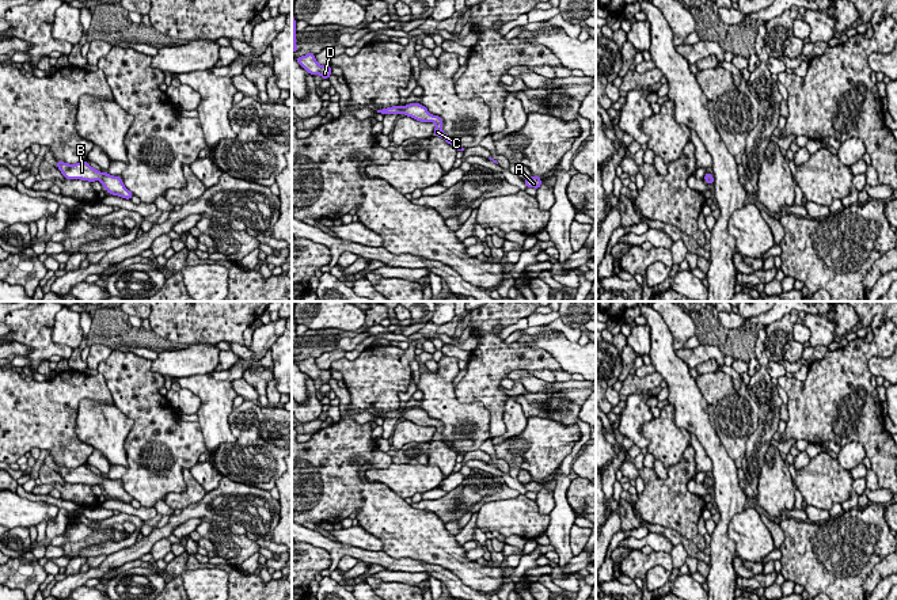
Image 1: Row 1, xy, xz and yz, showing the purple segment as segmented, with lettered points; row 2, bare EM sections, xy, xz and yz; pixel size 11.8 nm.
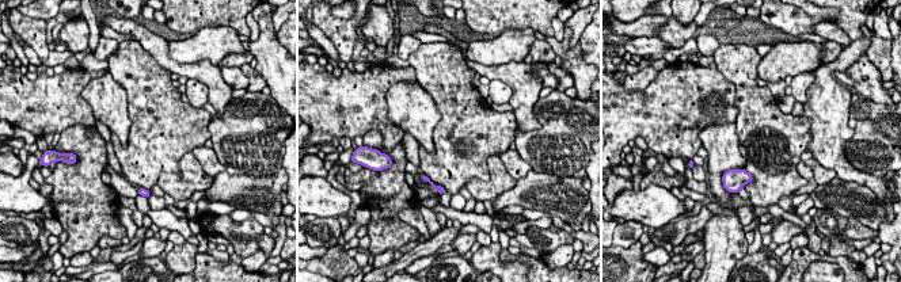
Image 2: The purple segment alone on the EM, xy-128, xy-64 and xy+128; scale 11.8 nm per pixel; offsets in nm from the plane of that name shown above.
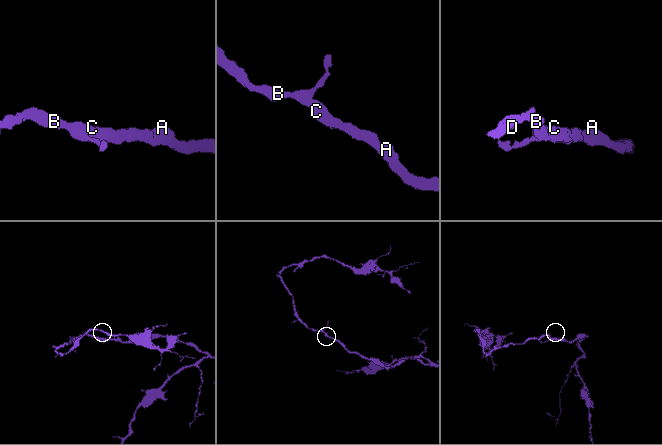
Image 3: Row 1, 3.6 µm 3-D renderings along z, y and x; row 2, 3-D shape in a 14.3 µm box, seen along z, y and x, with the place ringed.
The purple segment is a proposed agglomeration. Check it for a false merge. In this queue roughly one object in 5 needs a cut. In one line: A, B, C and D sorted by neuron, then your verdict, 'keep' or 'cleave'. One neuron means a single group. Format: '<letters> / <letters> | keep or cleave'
A B C D | keep

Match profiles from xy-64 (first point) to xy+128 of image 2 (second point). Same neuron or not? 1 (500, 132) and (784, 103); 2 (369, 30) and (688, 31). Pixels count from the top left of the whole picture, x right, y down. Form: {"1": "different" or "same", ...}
{"1": "different", "2": "different"}

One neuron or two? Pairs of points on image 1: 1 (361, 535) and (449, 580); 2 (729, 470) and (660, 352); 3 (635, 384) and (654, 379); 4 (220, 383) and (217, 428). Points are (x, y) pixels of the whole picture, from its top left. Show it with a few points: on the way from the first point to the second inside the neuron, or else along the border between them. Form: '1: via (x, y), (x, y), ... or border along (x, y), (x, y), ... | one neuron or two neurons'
1: border along (350, 545), (358, 549), (382, 551) | two neurons
2: via (710, 440), (691, 413), (679, 382) | one neuron
3: via (639, 384), (650, 382) | one neuron
4: via (217, 394), (217, 417) | one neuron

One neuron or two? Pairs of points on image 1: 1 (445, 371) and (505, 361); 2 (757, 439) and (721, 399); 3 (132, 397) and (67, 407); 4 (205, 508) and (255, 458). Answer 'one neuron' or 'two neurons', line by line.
1: two neurons
2: two neurons
3: two neurons
4: two neurons

